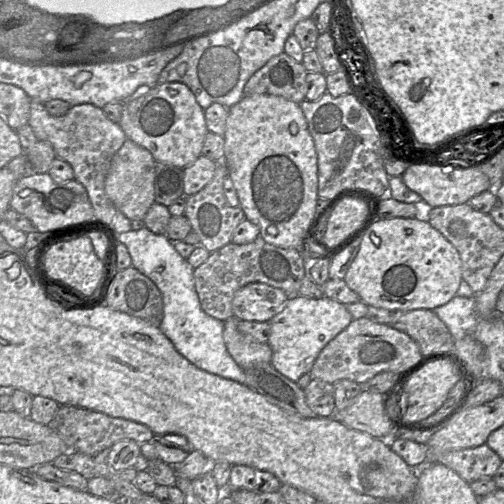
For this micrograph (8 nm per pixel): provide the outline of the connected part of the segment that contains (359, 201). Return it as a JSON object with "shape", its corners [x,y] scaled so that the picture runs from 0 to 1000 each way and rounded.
{"shape":[[[710,391],[677,397],[649,435],[641,480],[653,488],[669,484],[718,448],[740,419],[736,397]]]}

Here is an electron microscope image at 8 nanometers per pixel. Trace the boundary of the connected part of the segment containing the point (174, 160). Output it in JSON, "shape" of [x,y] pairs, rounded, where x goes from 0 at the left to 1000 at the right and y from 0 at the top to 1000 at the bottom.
{"shape":[[[359,163],[278,171],[244,200],[236,248],[252,276],[292,296],[310,321],[361,335],[381,327],[401,308],[413,264],[405,216],[375,173]]]}

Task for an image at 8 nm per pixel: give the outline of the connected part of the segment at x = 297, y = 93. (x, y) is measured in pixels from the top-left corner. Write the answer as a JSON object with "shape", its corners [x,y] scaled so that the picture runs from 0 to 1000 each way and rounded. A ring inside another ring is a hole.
{"shape":[[[560,103],[496,153],[484,175],[484,190],[536,187],[597,204],[607,196],[609,145],[599,123]]]}

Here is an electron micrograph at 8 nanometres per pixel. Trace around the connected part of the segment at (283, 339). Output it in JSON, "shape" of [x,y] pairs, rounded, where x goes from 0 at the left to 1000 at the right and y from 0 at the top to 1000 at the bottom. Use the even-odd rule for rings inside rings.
{"shape":[[[597,585],[573,587],[573,593],[556,617],[534,637],[538,661],[532,683],[540,694],[538,720],[548,734],[589,758],[593,750],[613,740],[627,710],[645,685],[683,655],[700,635],[687,607],[647,587],[639,591],[609,591]]]}

